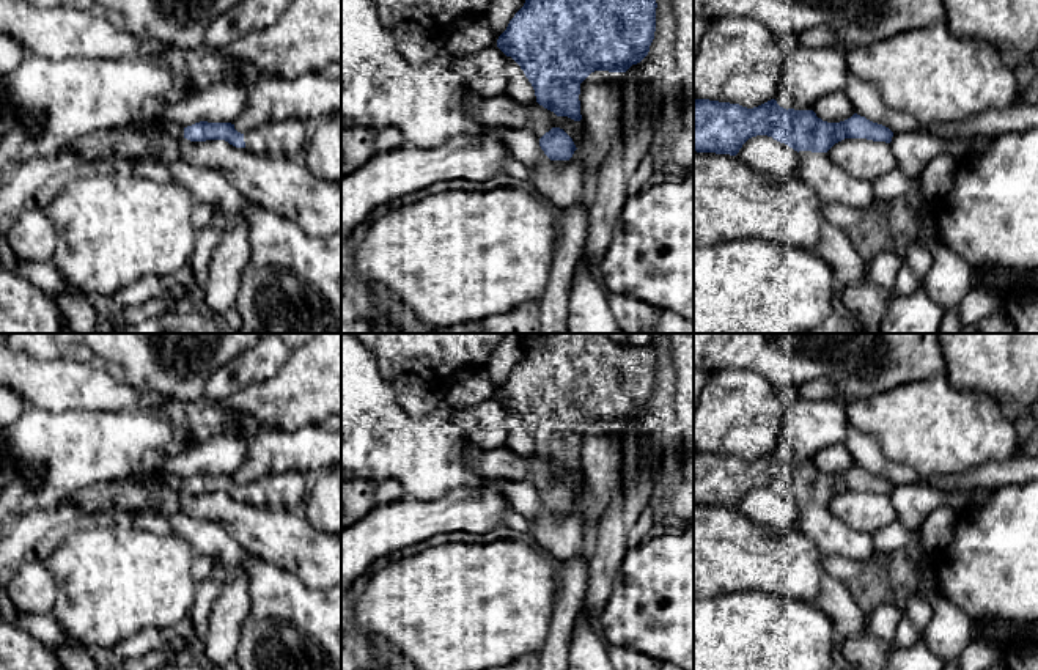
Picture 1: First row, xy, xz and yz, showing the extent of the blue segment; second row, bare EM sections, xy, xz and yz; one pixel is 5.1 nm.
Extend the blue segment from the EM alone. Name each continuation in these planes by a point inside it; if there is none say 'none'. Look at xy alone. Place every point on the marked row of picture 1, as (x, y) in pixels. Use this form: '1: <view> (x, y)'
1: xy (253, 140)

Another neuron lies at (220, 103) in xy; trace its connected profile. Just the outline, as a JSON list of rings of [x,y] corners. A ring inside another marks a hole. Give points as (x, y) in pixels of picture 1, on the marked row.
[[[219,82],[204,90],[195,90],[184,99],[175,104],[165,104],[160,120],[154,124],[145,123],[149,127],[162,129],[167,123],[178,123],[182,127],[192,126],[200,121],[208,123],[234,123],[245,107],[245,88],[237,82]]]

